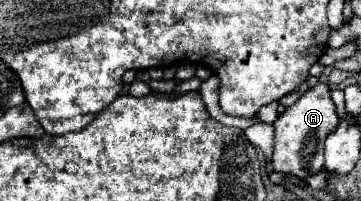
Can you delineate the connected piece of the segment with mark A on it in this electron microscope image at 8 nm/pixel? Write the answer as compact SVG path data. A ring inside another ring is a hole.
M317 84L301 94L301 98L289 106L275 120L275 152L273 152L273 168L281 174L293 174L297 178L307 178L323 170L323 154L321 146L325 138L337 128L337 112L331 100L331 88L327 84Z

